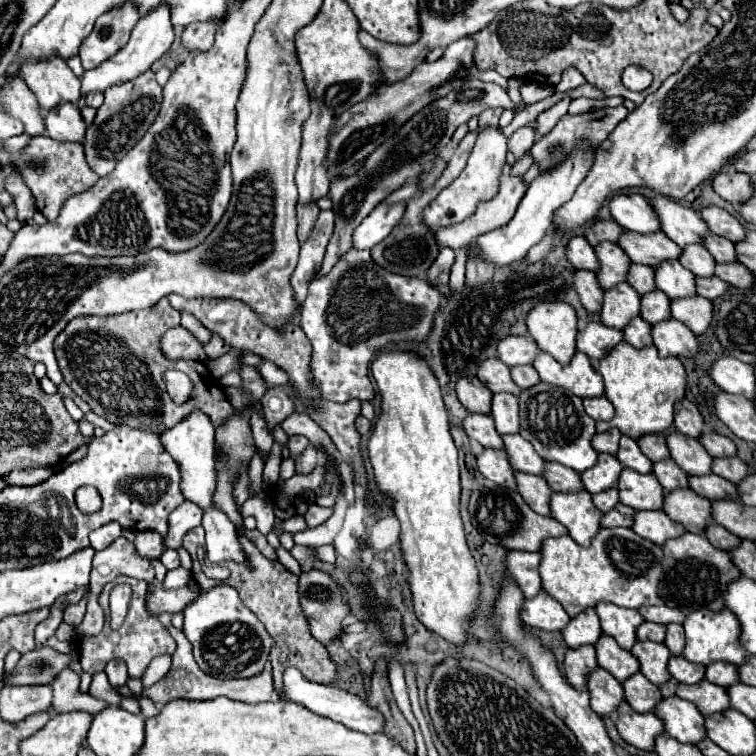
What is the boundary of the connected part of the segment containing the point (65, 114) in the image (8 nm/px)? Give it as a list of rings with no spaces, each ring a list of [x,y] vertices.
[[[60,104],[48,112],[44,112],[46,134],[58,142],[78,142],[84,144],[86,124],[82,120],[80,110],[74,104]]]

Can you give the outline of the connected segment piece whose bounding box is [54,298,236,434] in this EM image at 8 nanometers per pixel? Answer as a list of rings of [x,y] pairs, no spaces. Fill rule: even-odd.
[[[166,298],[154,308],[126,312],[120,316],[80,316],[74,318],[54,340],[56,360],[60,364],[64,382],[68,386],[78,384],[86,396],[80,396],[92,412],[106,418],[116,426],[130,426],[154,434],[166,432],[166,428],[184,420],[190,412],[200,410],[208,414],[214,428],[234,416],[234,408],[222,394],[220,382],[198,360],[168,360],[160,352],[160,338],[168,328],[180,324],[180,312],[174,310]],[[180,370],[194,382],[194,398],[182,406],[176,406],[164,386],[164,372]]]

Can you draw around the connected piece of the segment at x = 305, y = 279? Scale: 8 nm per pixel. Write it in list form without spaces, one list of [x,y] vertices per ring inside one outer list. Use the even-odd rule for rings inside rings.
[[[322,210],[308,240],[304,244],[300,244],[300,260],[298,260],[298,266],[290,280],[292,288],[296,292],[298,304],[304,302],[304,298],[308,294],[308,282],[314,278],[318,268],[322,266],[324,252],[326,252],[330,236],[332,236],[332,230],[334,230],[334,214],[332,214],[332,210]]]

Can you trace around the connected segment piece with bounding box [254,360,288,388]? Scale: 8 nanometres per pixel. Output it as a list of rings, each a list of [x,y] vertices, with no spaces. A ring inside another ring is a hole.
[[[264,360],[264,362],[256,364],[254,368],[258,370],[258,374],[262,376],[262,380],[266,382],[268,388],[274,388],[274,386],[286,386],[286,382],[288,382],[288,378],[284,376],[286,372],[284,372],[284,370],[280,372],[272,362],[266,362],[266,360]]]

